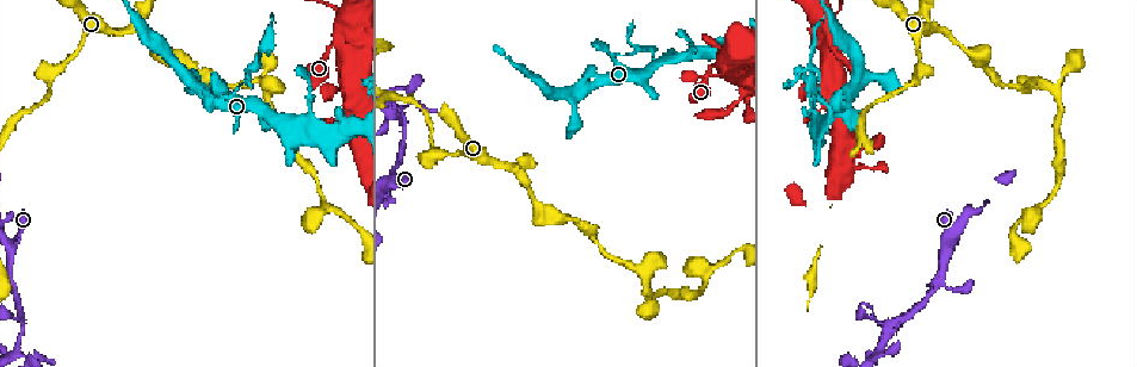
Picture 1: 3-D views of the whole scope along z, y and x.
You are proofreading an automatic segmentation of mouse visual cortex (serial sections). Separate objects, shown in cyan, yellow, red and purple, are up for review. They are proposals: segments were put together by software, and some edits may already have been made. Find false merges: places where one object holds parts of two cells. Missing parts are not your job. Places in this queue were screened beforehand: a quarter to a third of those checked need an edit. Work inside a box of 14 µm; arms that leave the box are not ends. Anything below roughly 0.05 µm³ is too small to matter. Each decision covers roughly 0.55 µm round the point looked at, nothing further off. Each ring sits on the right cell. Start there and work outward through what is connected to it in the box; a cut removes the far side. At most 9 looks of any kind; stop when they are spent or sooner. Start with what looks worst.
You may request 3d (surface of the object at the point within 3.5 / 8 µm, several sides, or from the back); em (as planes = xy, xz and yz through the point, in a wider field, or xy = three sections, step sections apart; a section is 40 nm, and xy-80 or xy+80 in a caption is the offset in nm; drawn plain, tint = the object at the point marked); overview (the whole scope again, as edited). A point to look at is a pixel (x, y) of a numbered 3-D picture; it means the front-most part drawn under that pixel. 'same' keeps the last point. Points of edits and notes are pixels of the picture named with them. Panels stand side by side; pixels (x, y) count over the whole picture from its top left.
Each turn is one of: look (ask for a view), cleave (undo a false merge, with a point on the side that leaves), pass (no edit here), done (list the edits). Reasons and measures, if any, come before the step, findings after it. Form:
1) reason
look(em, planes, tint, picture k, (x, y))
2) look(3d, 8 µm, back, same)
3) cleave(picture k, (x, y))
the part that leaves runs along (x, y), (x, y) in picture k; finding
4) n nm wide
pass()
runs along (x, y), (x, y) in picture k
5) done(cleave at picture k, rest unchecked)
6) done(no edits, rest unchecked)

narrows sharply
look(3d, 3.5 µm, picture 1, (242, 85))

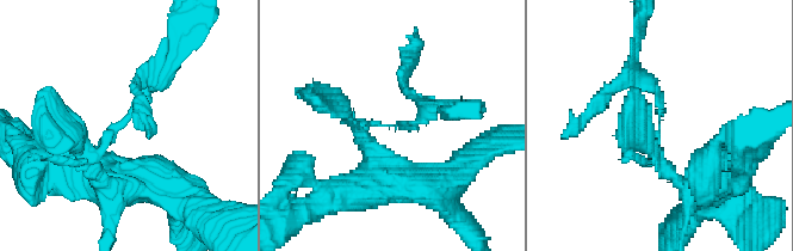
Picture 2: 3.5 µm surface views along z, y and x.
arms of 150, 200 nm
look(em, xy, step 3, tint, picture 2, (385, 126))

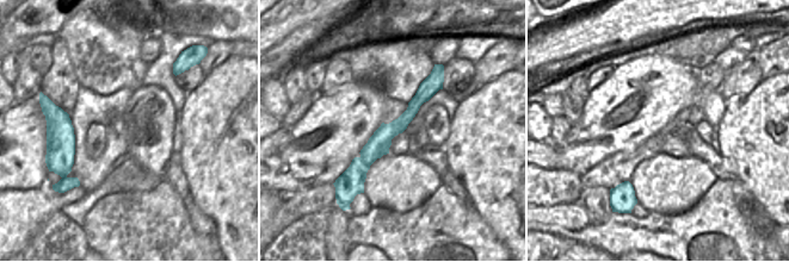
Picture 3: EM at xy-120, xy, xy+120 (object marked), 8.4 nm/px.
cleave(picture 2, (148, 99))
two cells meet here

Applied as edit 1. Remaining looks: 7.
look(overview)

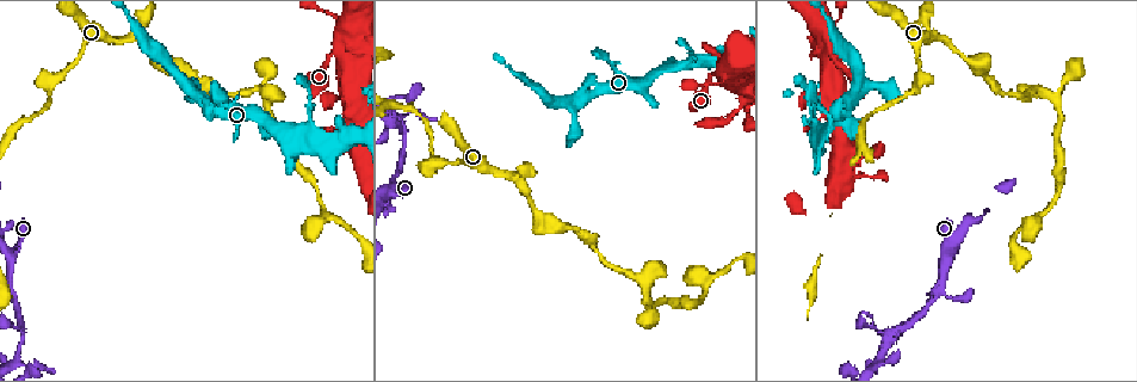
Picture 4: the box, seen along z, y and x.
a narrow waist
look(3d, 3.5 µm, picture 4, (53, 81))

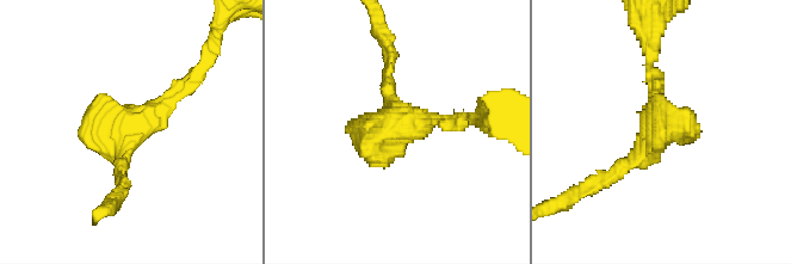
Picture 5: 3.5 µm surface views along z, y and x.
shape alone is not enough
look(em, xy, step 5, plain, picture 5, (127, 126))

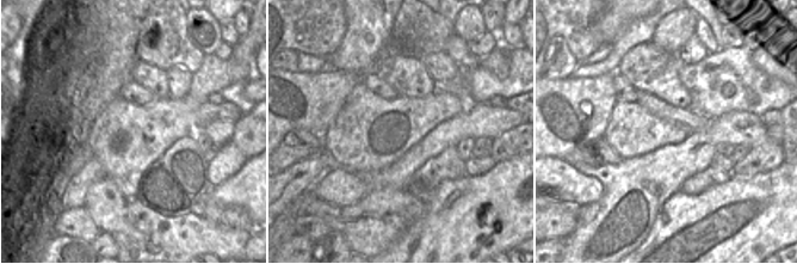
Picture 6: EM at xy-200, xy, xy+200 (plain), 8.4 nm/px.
look(em, xy, step 5, tint, same)

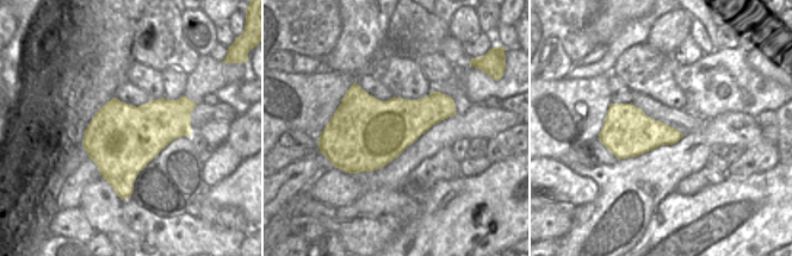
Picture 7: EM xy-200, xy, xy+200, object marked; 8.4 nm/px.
pass()
runs along (190, 80), (124, 132), (121, 183) in picture 5; all the same cell

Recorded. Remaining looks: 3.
branch point
look(3d, 3.5 µm, picture 4, (942, 291))

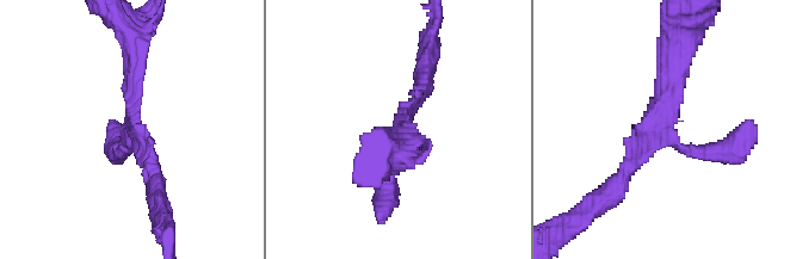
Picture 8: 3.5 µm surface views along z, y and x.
3 arms; arms of 200, 200, 300 nm
look(em, xy, step 5, tint, picture 8, (664, 126))

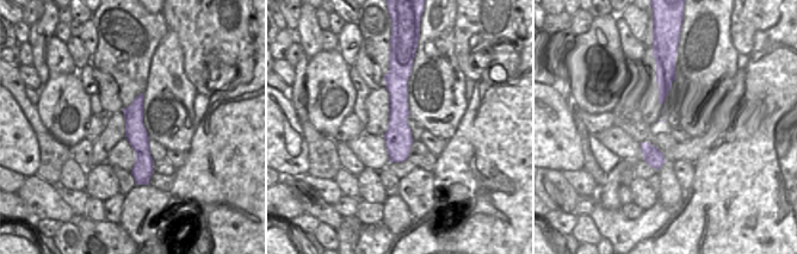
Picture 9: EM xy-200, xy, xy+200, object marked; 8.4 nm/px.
pass()
continuous, no second cell

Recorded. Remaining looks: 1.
done(cleave at picture 2, rest unchecked)

